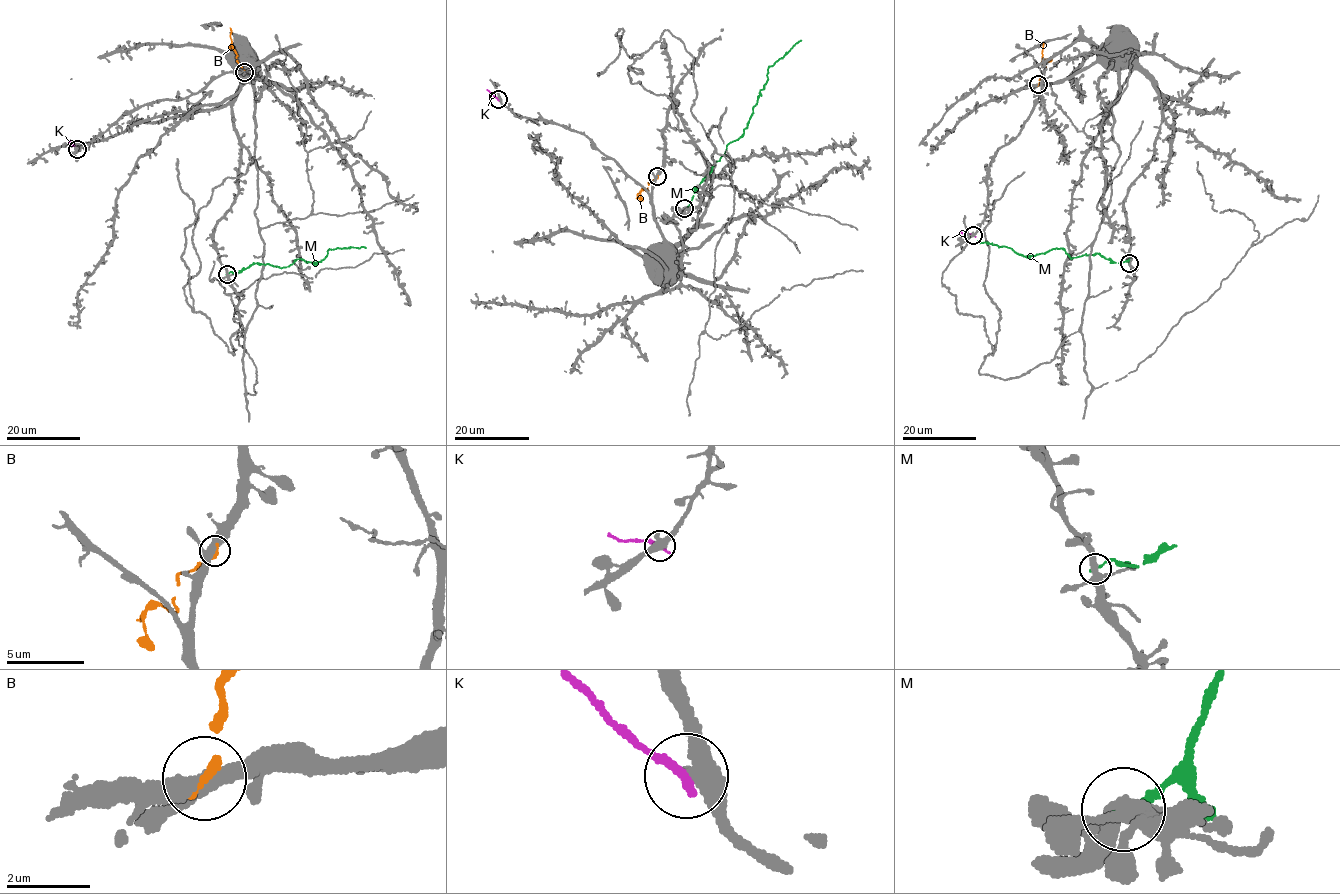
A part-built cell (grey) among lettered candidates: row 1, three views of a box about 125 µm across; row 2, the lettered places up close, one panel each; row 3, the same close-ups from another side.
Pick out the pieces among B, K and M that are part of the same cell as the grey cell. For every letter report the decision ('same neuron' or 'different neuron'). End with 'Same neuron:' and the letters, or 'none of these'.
B: different neuron
K: different neuron
M: different neuron
Same neuron: none of these

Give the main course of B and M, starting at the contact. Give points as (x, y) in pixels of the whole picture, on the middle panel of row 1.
B: (657, 177), (649, 183), (648, 191), (640, 191), (636, 198)
M: (685, 207), (694, 188), (724, 154), (726, 146), (744, 133), (759, 91), (768, 78), (767, 69), (801, 40)

